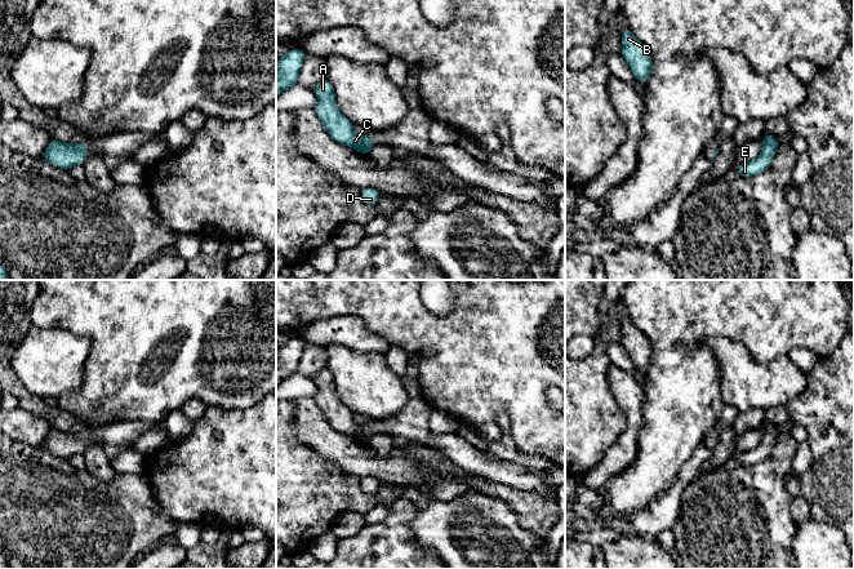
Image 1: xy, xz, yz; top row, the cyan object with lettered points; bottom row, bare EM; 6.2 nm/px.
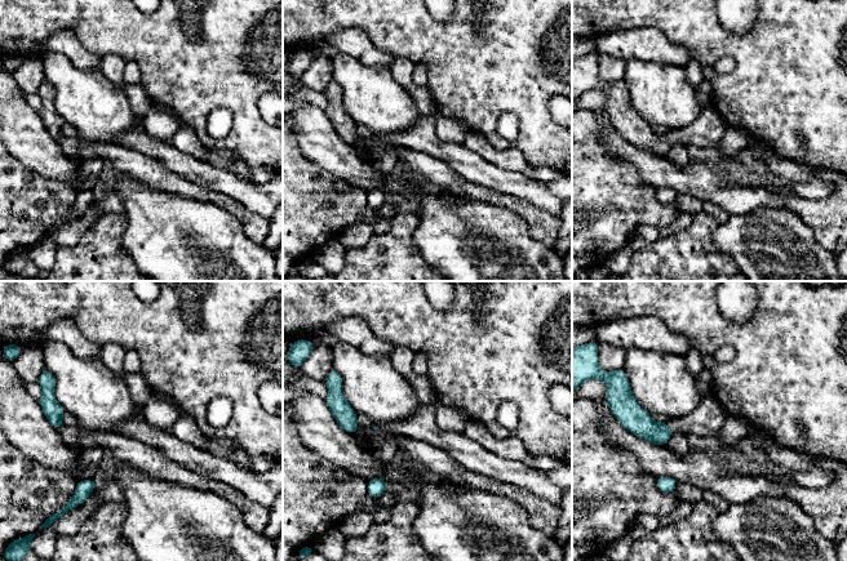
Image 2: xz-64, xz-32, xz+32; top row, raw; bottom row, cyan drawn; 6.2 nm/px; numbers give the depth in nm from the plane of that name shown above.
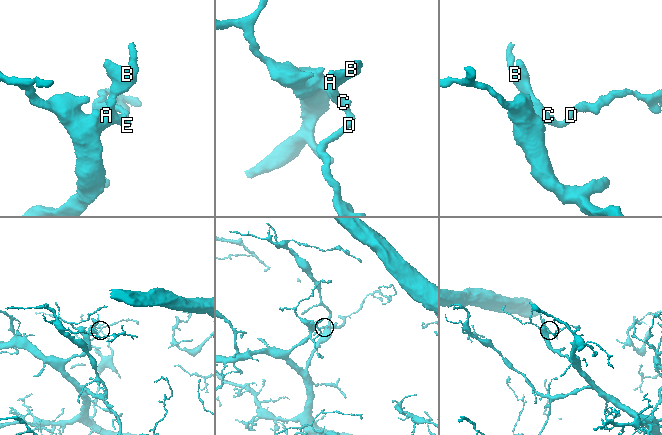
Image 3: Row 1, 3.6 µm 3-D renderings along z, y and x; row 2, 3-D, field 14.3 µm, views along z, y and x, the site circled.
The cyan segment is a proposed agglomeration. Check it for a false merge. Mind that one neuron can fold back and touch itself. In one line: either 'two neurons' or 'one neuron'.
one neuron

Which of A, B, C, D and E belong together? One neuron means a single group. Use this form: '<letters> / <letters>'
A B C D E

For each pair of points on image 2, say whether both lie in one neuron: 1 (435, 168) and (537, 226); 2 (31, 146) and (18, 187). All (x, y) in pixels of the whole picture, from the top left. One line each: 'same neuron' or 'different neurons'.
1: same neuron
2: different neurons

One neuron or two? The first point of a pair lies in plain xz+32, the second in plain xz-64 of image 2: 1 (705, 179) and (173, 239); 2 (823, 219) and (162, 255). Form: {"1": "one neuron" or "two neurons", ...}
{"1": "two neurons", "2": "two neurons"}

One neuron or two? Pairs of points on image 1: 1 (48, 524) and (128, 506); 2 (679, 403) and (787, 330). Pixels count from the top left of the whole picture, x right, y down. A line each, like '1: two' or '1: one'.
1: one
2: one

